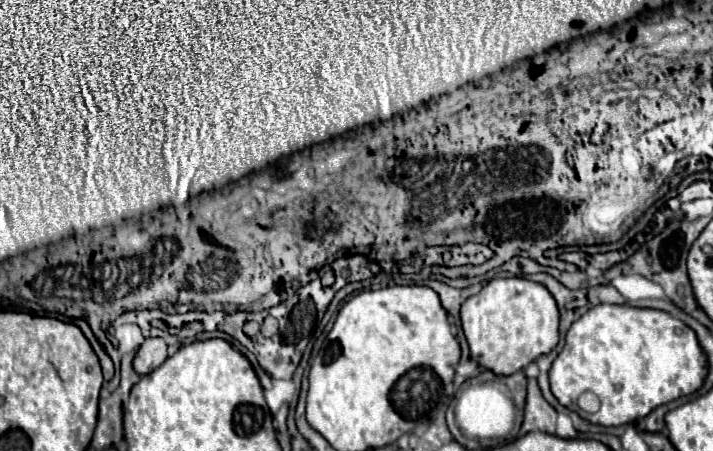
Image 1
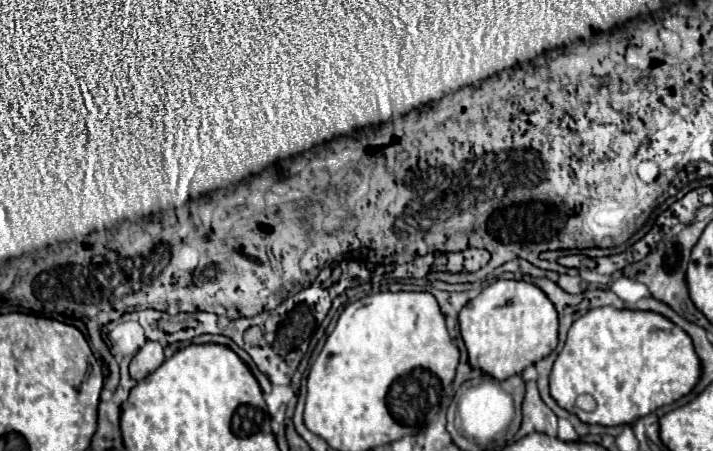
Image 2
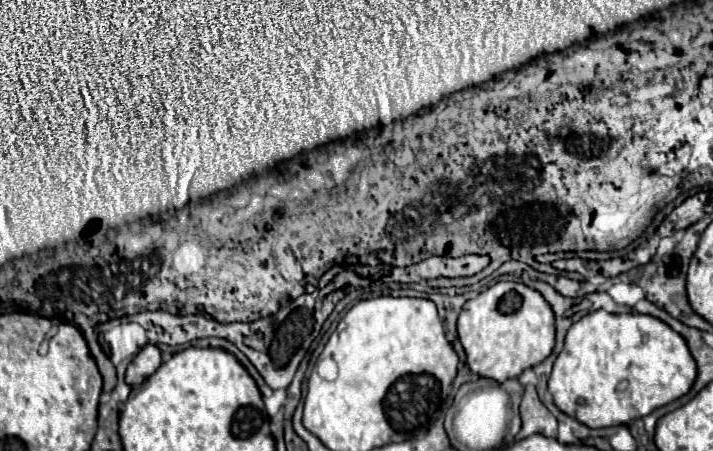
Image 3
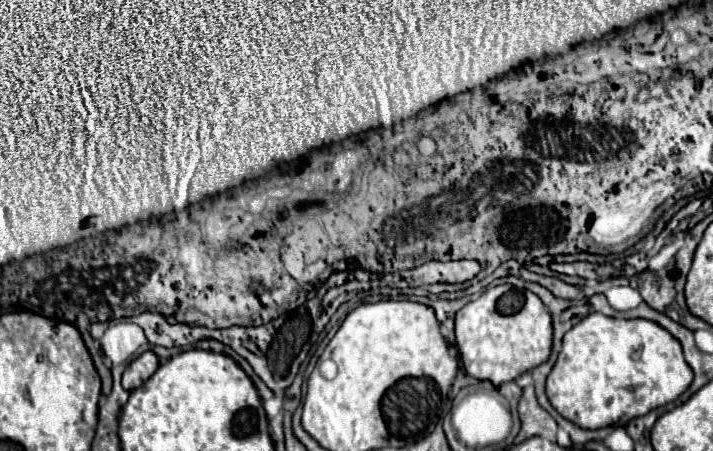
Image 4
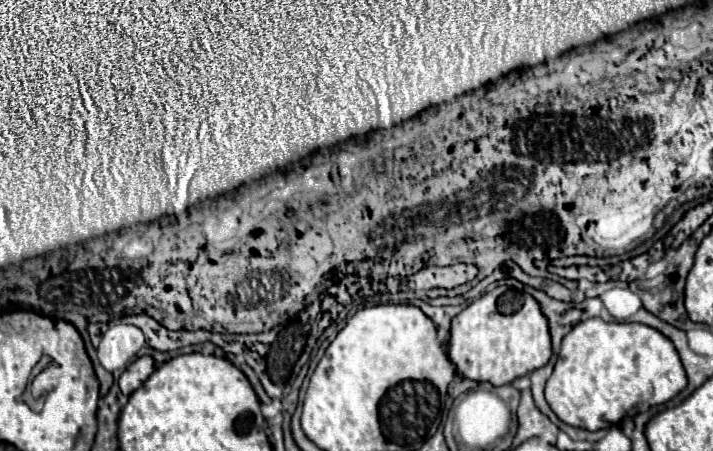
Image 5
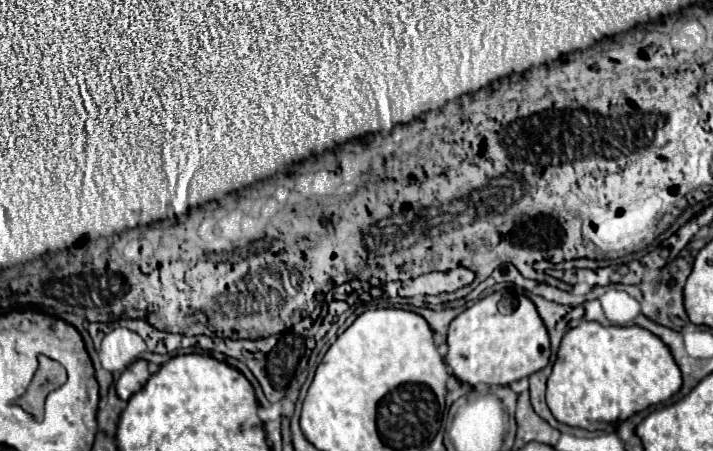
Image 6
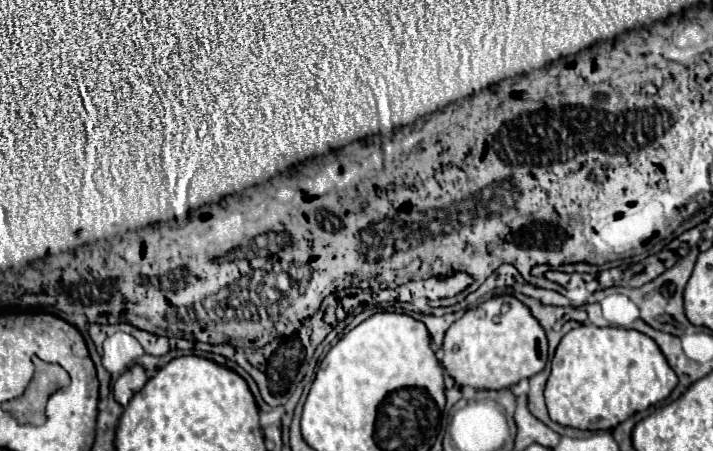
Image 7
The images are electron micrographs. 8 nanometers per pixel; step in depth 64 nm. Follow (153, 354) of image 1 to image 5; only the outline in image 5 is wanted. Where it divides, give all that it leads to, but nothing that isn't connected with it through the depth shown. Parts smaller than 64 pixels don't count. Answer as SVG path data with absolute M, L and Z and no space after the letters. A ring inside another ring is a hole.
M140 356L140 358L136 358L126 370L124 370L124 374L120 376L120 380L118 380L118 386L120 386L120 390L122 390L122 394L124 396L130 396L136 388L140 388L146 380L148 380L148 376L154 372L154 360L150 358L150 356Z

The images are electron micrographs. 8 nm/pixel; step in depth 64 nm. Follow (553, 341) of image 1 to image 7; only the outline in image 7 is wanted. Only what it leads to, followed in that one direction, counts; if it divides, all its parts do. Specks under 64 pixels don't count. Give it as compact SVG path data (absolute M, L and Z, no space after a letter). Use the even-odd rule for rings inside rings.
M498 296L488 302L482 302L480 306L466 310L462 318L458 318L444 336L442 342L444 348L444 358L440 360L448 376L454 378L454 382L460 388L474 388L474 390L500 390L500 388L510 388L518 384L522 378L530 378L538 374L548 360L548 342L542 326L538 320L530 314L530 310L520 304L514 296Z

